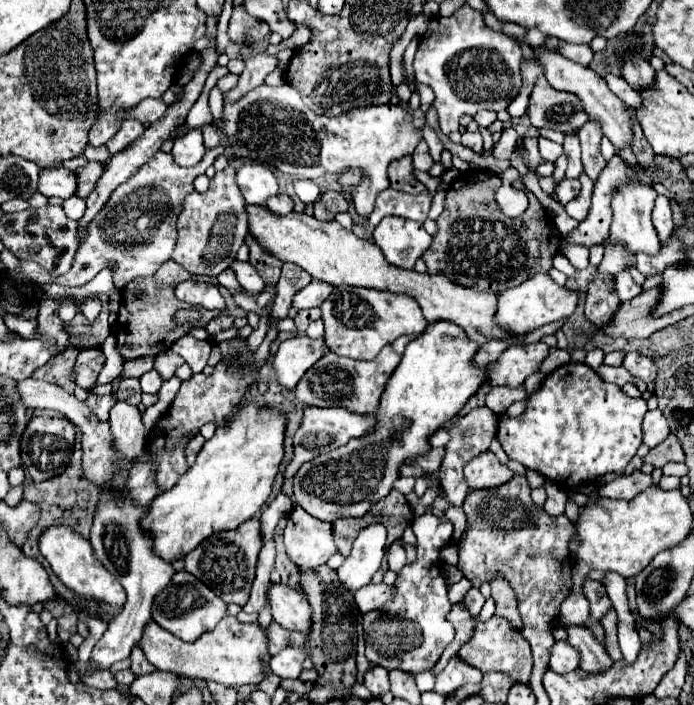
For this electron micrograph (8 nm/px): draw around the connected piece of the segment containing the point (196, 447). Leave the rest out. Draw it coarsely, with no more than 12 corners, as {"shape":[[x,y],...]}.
{"shape":[[193,436],[185,448],[189,466],[195,462],[205,438]]}

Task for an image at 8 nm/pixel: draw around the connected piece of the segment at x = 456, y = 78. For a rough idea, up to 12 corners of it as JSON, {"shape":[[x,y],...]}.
{"shape":[[461,6],[421,36],[413,72],[441,130],[505,110],[521,46]]}

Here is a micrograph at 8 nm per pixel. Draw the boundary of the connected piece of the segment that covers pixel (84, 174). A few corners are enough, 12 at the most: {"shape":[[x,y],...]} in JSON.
{"shape":[[89,162],[77,170],[77,196],[85,198],[93,190],[103,164]]}

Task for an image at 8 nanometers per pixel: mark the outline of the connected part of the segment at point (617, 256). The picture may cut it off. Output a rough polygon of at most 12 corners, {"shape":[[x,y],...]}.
{"shape":[[605,242],[605,258],[599,274],[617,274],[633,266],[635,258],[625,258],[621,246]]}

